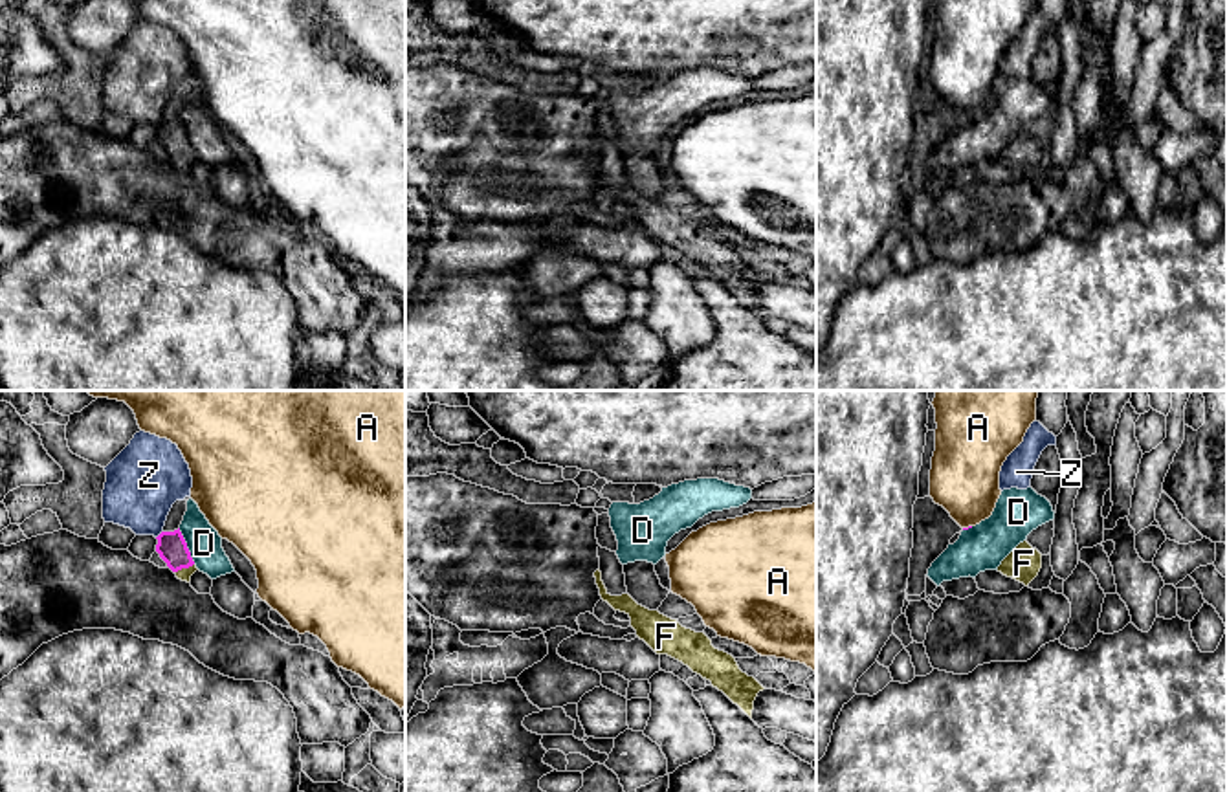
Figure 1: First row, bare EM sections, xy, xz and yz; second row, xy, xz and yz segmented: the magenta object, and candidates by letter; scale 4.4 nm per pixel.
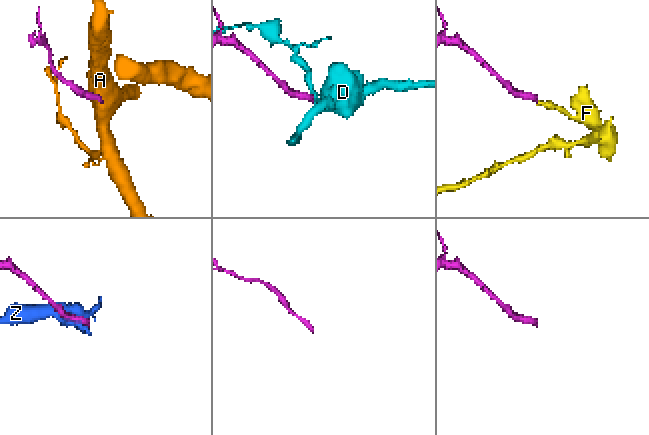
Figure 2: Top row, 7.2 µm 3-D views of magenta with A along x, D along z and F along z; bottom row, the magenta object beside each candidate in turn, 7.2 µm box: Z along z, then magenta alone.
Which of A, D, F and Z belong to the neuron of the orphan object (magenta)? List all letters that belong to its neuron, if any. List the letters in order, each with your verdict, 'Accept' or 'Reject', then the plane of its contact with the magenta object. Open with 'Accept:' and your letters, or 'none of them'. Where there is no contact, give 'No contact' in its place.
Accept: F
A: Reject. Touches magenta in yz
D: Reject. Touches magenta in xy
F: Accept. Touches magenta in xy
Z: Reject. Touches magenta in xy

